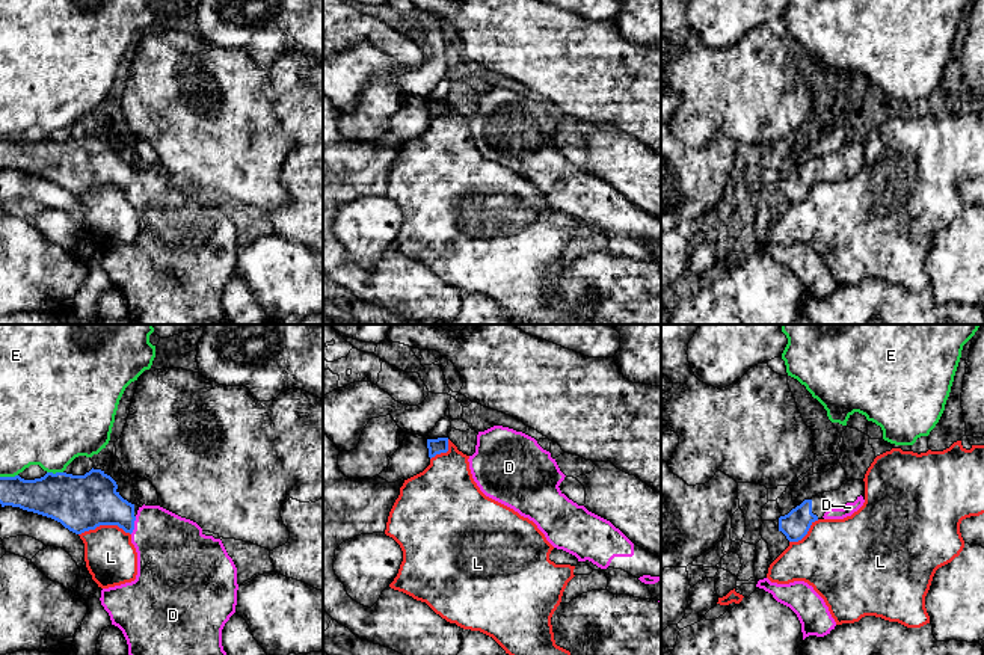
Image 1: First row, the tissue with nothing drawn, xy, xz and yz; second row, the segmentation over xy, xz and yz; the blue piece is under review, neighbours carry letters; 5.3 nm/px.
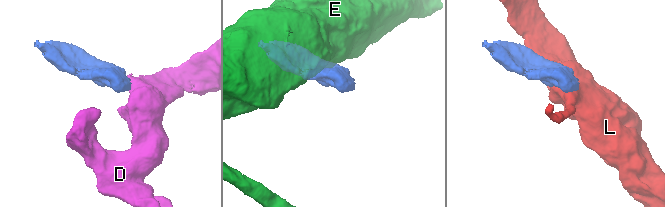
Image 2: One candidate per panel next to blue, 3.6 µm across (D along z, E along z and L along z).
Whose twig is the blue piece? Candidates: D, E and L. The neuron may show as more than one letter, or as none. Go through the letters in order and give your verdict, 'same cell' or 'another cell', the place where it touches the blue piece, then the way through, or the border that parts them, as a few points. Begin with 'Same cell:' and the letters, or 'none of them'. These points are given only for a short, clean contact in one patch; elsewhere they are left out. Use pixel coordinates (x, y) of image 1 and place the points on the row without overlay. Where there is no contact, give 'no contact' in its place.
Same cell: D
D: same cell; meets blue in xy at (133, 187)
E: another cell; meets blue in xy at (56, 135)
L: another cell; meets blue in xy at (104, 186)

